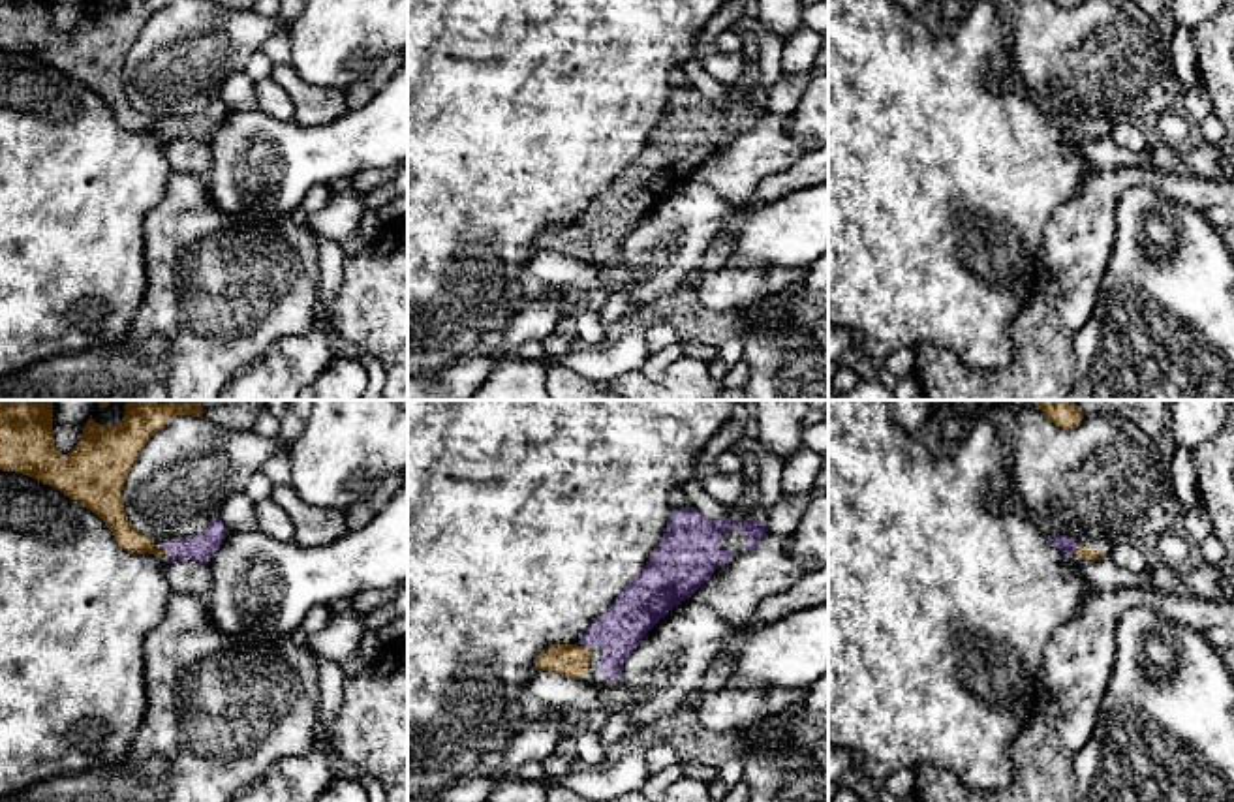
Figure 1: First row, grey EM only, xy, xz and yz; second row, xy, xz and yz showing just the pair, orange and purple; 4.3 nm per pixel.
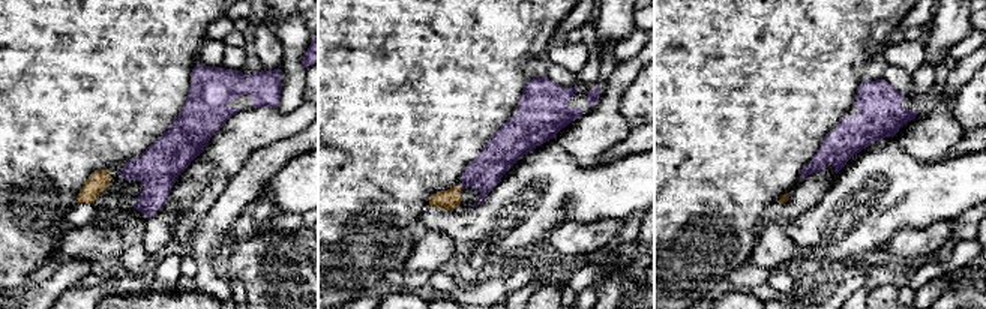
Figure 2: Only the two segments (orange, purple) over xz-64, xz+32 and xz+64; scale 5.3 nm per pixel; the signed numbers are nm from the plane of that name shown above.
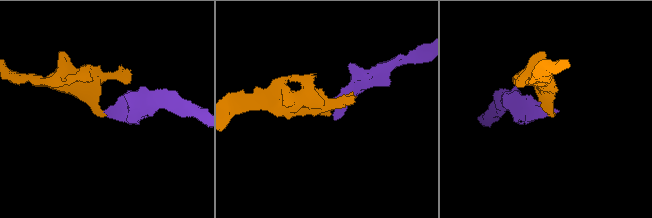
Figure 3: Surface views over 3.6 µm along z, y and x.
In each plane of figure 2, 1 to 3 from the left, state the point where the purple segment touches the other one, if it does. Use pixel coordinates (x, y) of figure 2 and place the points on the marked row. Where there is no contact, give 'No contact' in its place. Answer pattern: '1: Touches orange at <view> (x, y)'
1: No contact
2: No contact
3: No contact

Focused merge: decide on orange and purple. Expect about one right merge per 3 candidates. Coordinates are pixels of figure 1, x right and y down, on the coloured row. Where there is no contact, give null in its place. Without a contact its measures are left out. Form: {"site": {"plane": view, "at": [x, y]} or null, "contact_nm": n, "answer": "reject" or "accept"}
{"site": {"plane": "xz", "at": [585, 647]}, "contact_nm": 30, "answer": "accept"}

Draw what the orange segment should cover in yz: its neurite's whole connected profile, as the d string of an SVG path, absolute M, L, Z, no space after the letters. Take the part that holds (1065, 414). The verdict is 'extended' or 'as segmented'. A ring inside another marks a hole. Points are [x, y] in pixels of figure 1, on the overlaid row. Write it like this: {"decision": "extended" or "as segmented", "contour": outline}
{"decision": "as segmented", "contour": "M1035 400L1042 415L1061 428L1072 428L1082 419L1082 409L1072 400Z"}

